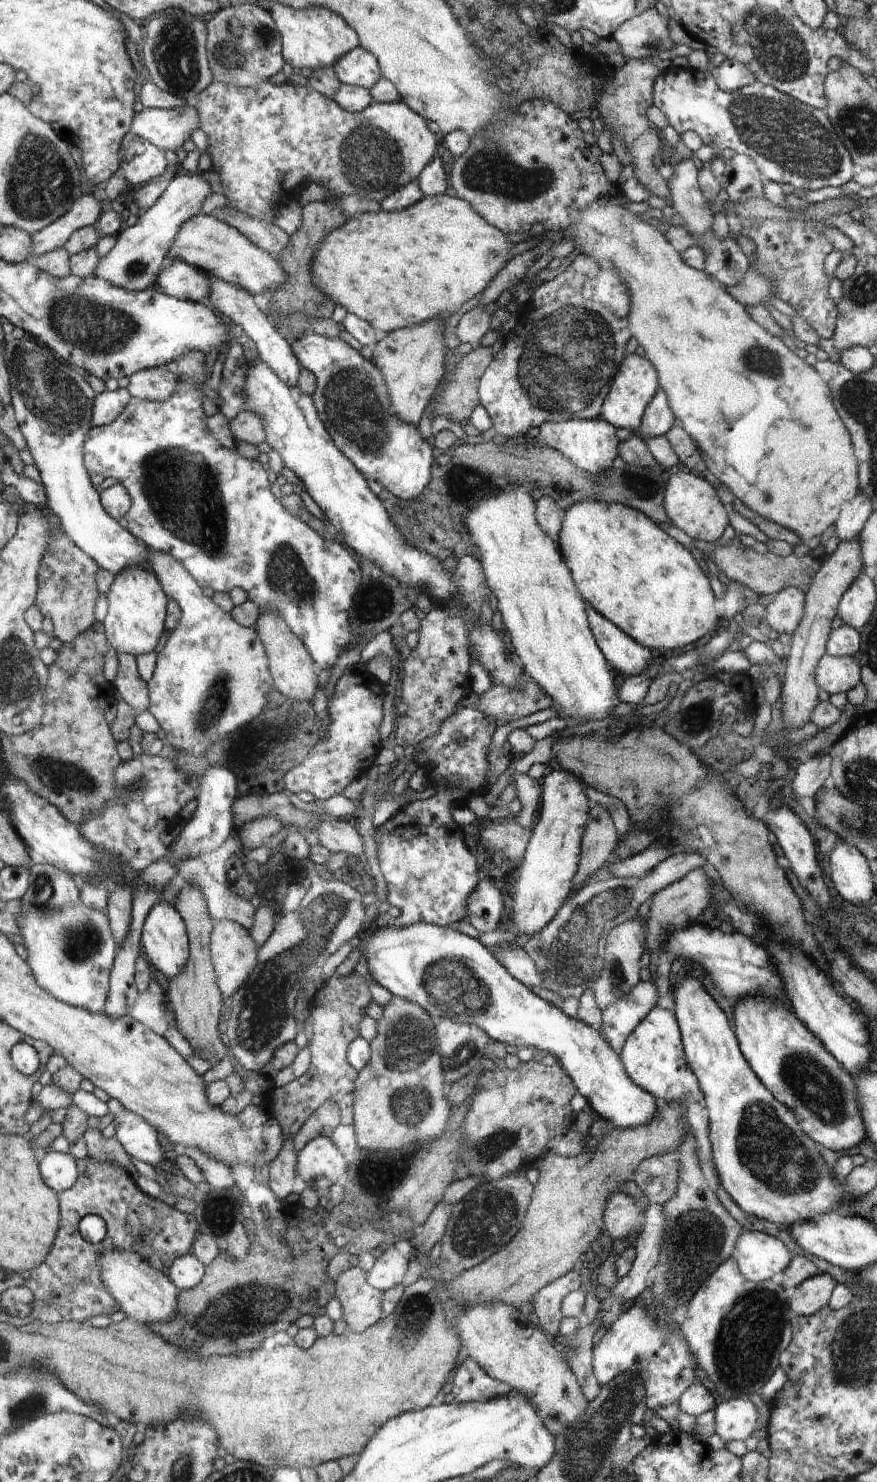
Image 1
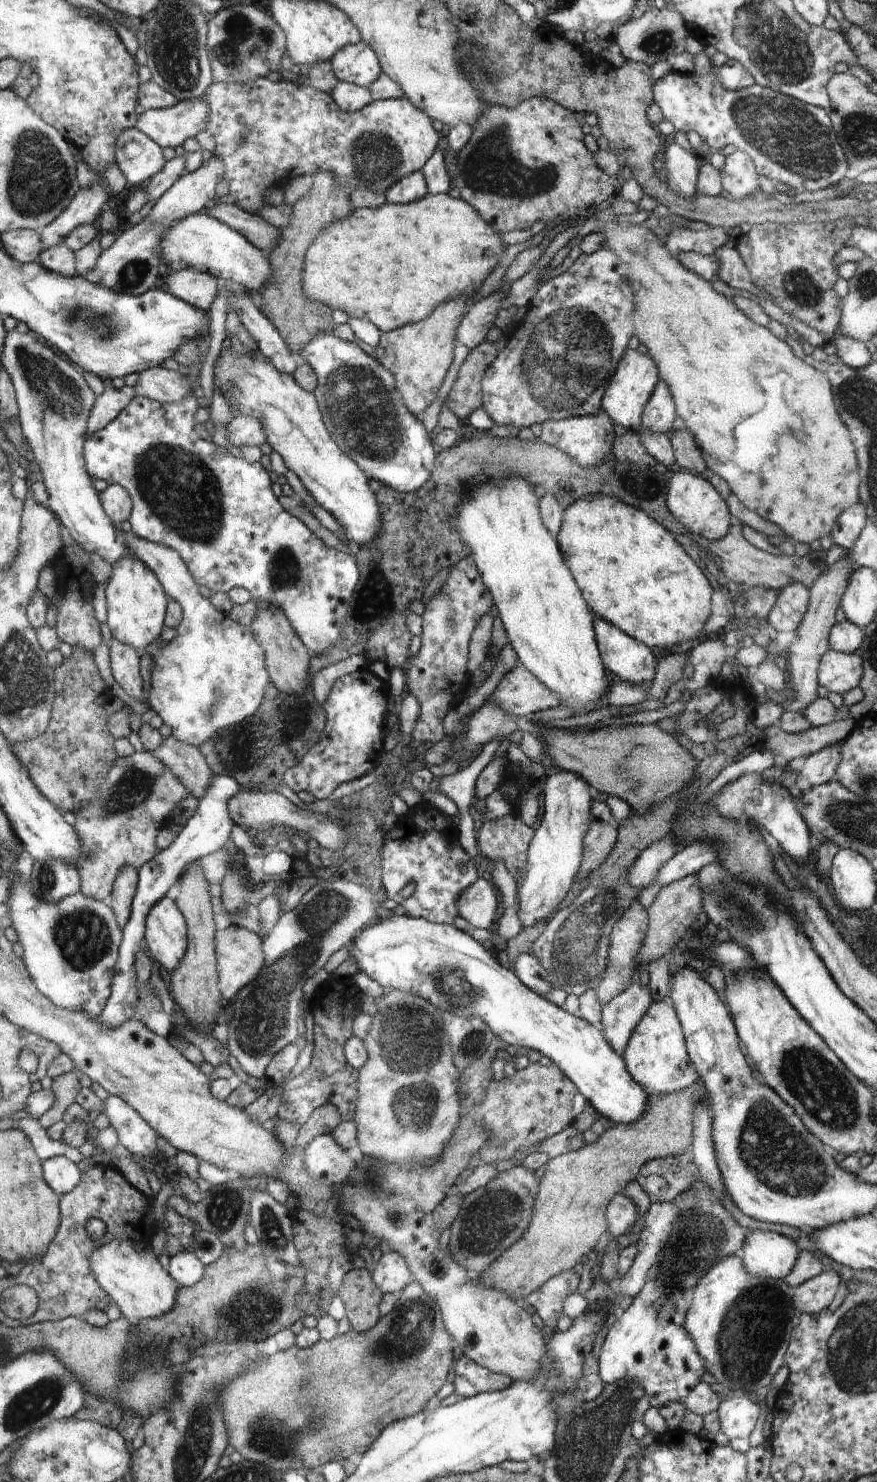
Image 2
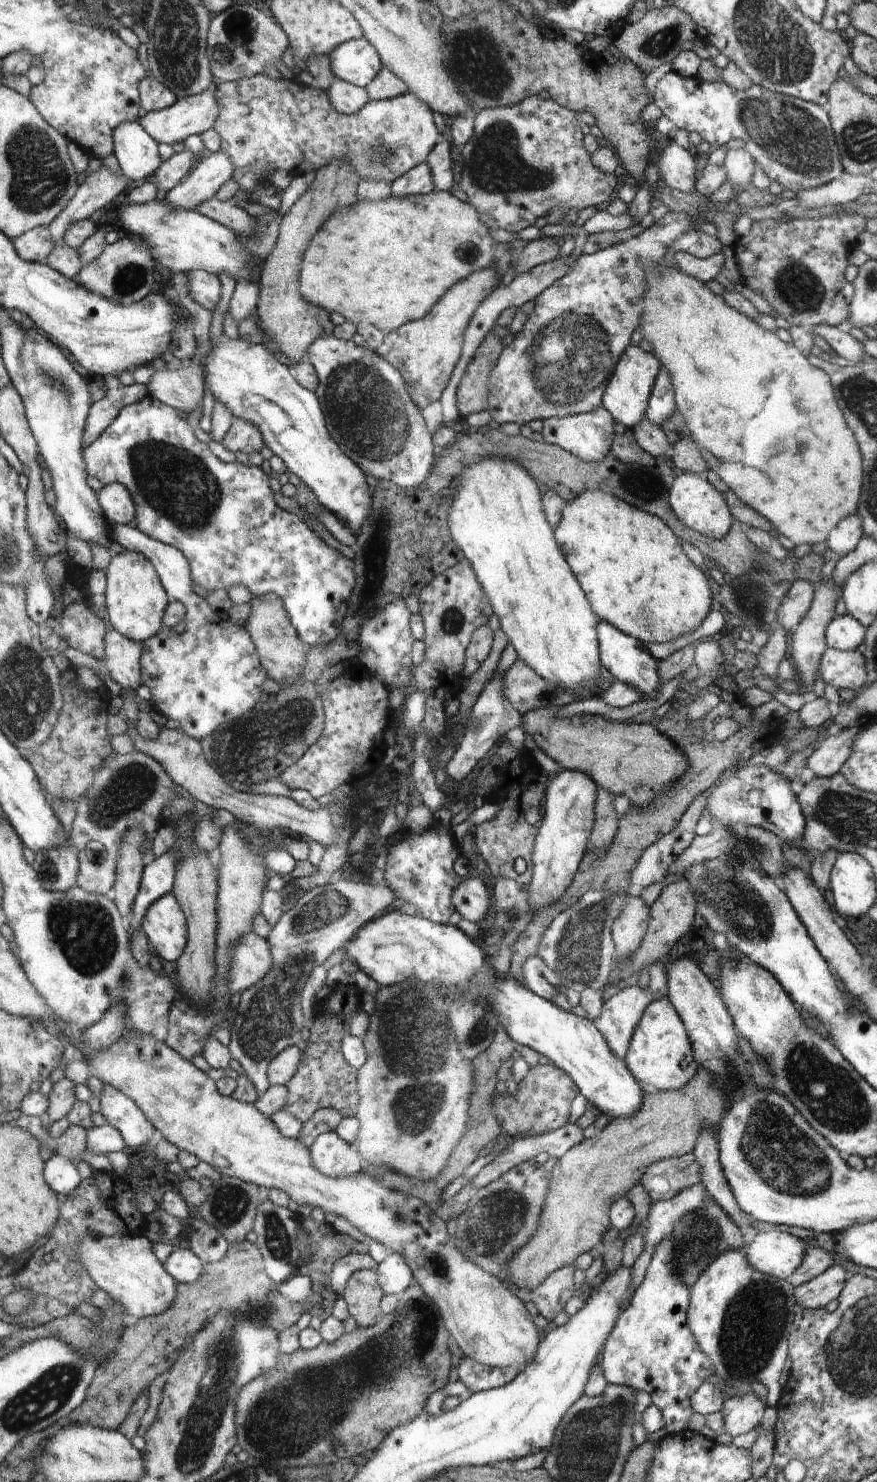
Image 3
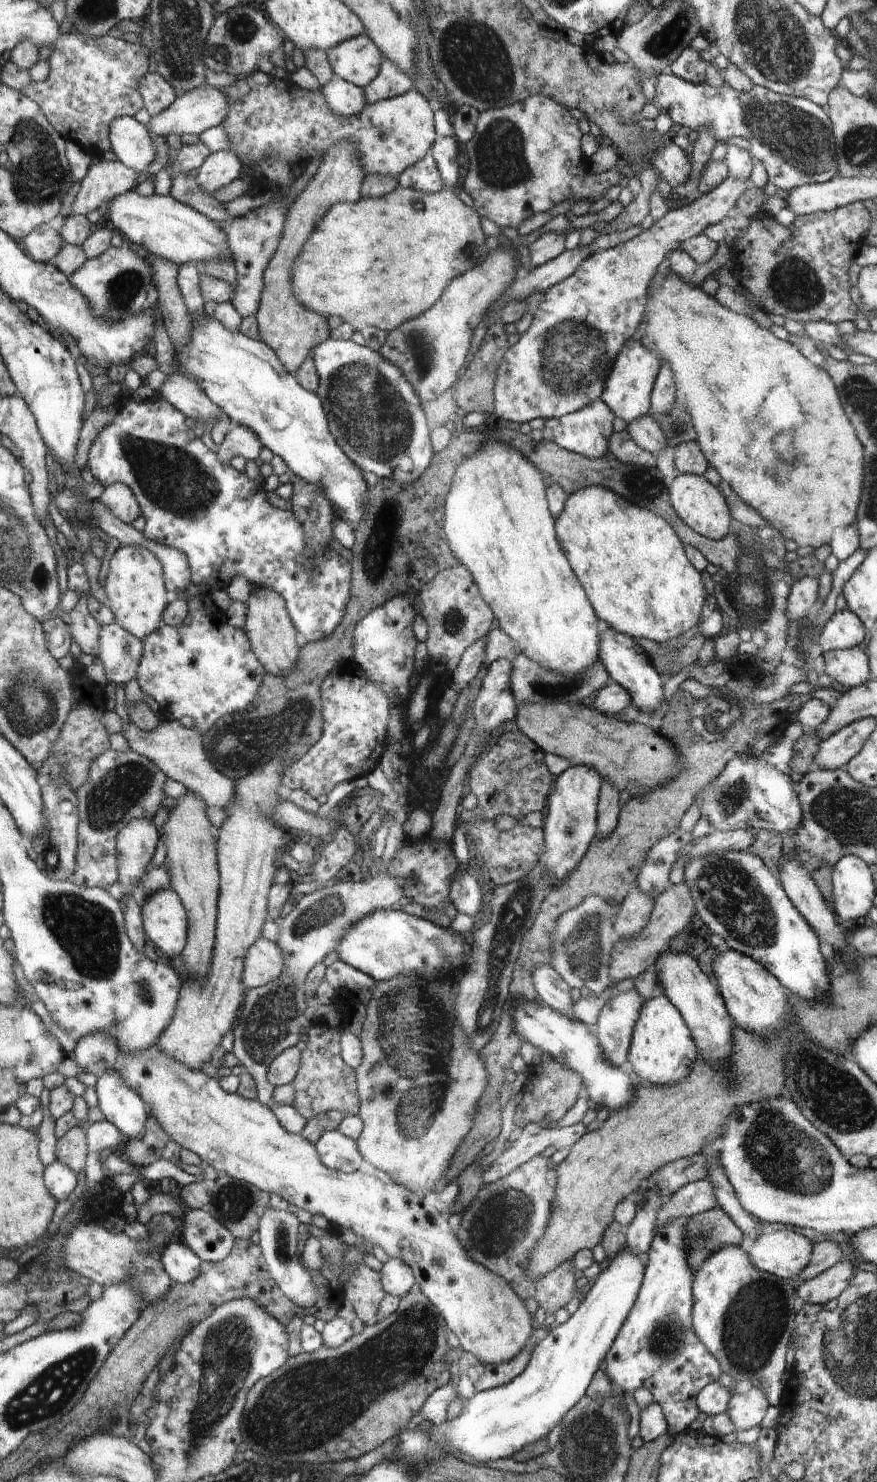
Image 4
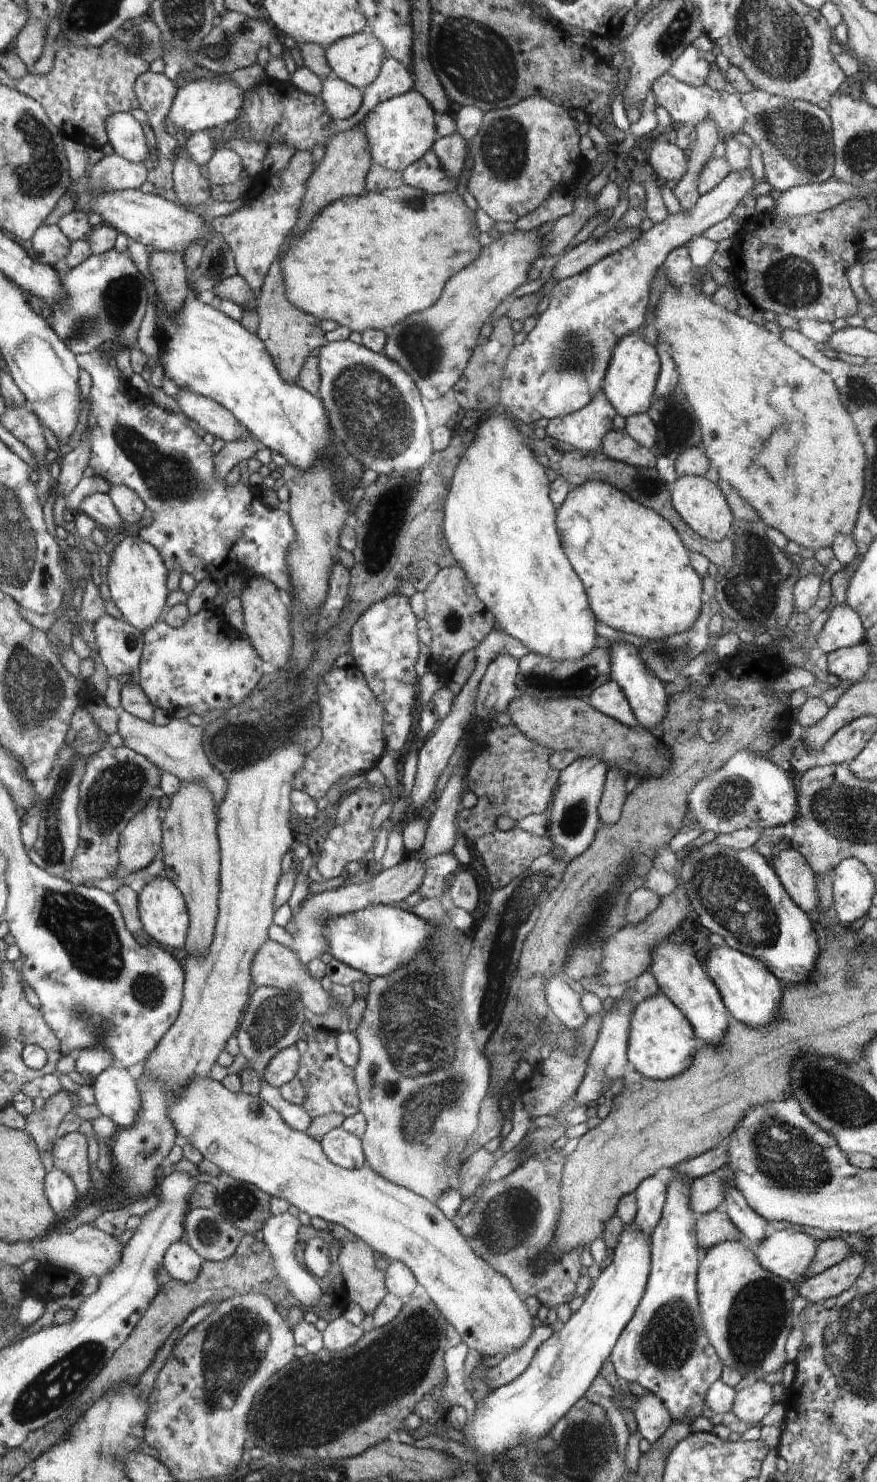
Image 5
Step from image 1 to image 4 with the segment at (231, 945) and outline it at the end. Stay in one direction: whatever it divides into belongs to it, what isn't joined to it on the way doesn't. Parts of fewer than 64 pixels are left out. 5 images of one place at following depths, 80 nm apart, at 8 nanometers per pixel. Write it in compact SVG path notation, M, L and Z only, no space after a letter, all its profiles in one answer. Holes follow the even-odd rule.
M263 936L248 949L244 961L243 983L249 989L275 981L285 967L283 950Z

